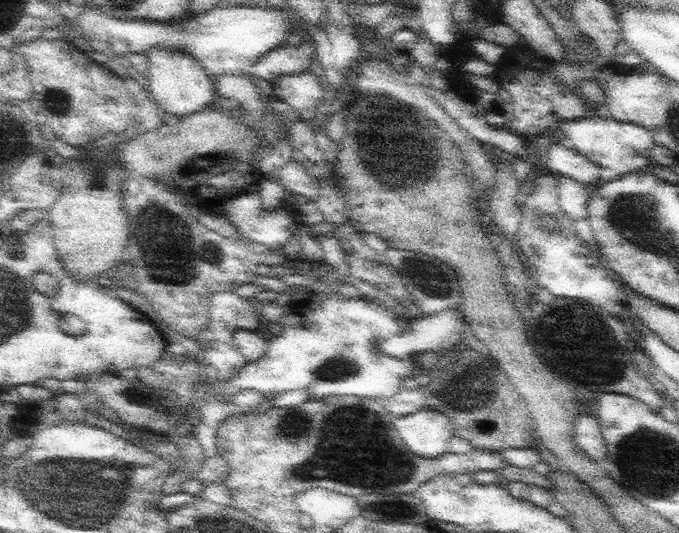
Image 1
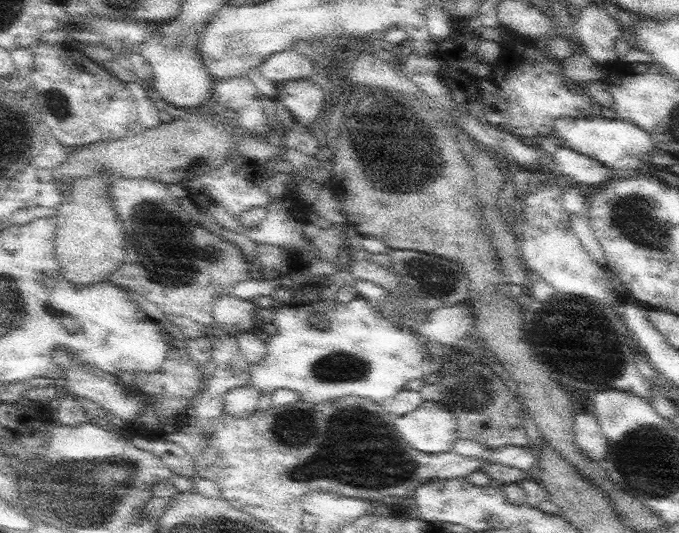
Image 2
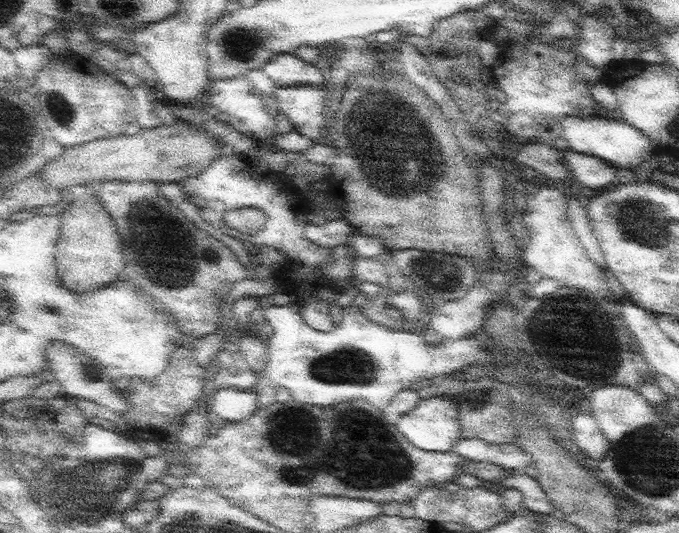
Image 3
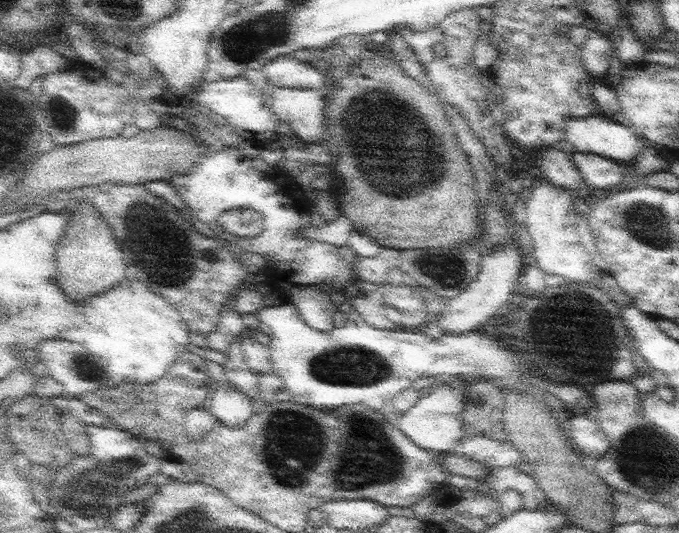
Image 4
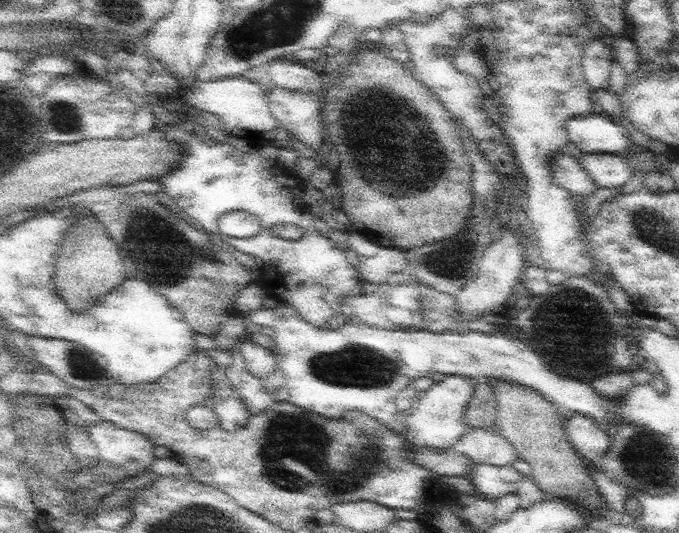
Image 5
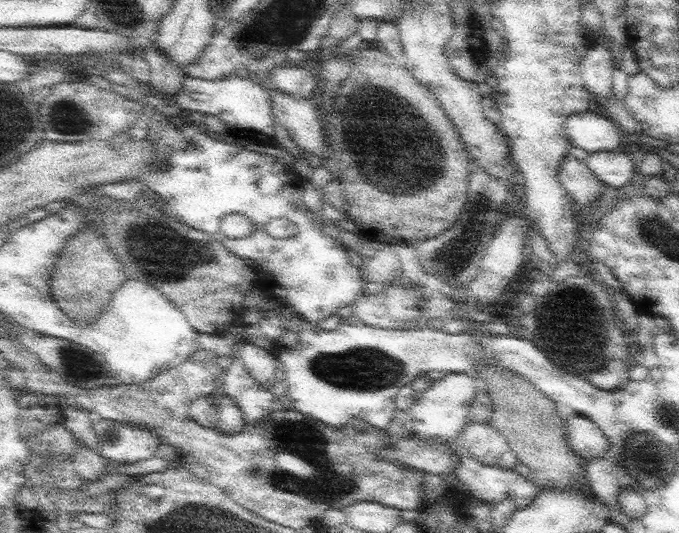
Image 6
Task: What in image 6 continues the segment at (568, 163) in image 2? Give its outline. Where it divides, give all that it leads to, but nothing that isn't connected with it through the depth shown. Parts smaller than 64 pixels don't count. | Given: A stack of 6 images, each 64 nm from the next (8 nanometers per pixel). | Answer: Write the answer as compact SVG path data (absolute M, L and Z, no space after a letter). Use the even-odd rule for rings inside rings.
M628 148L588 153L584 162L601 182L612 188L621 188L627 184L638 170L630 158Z

